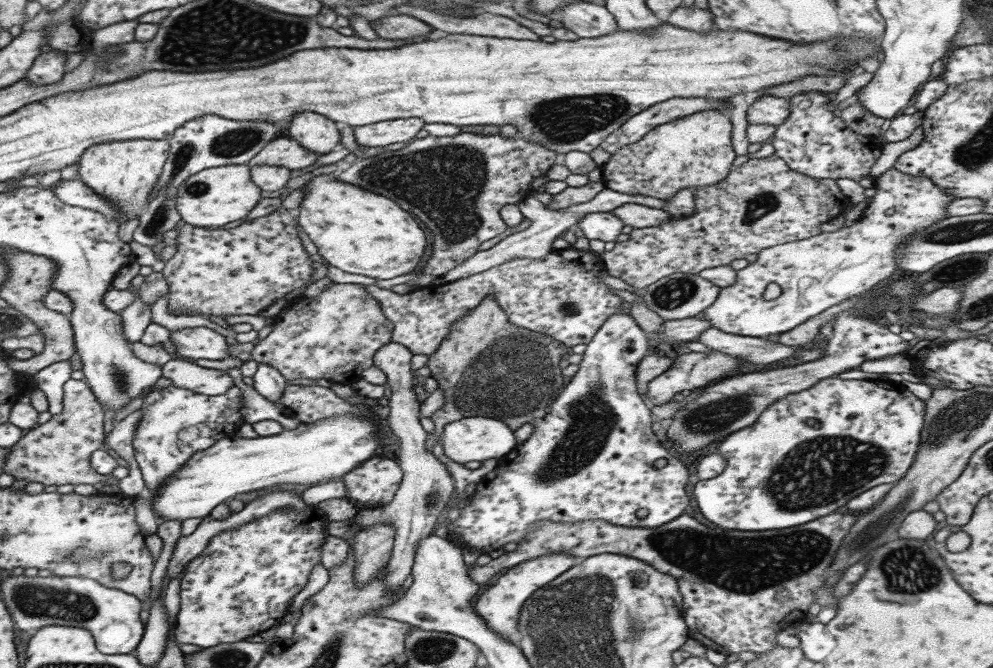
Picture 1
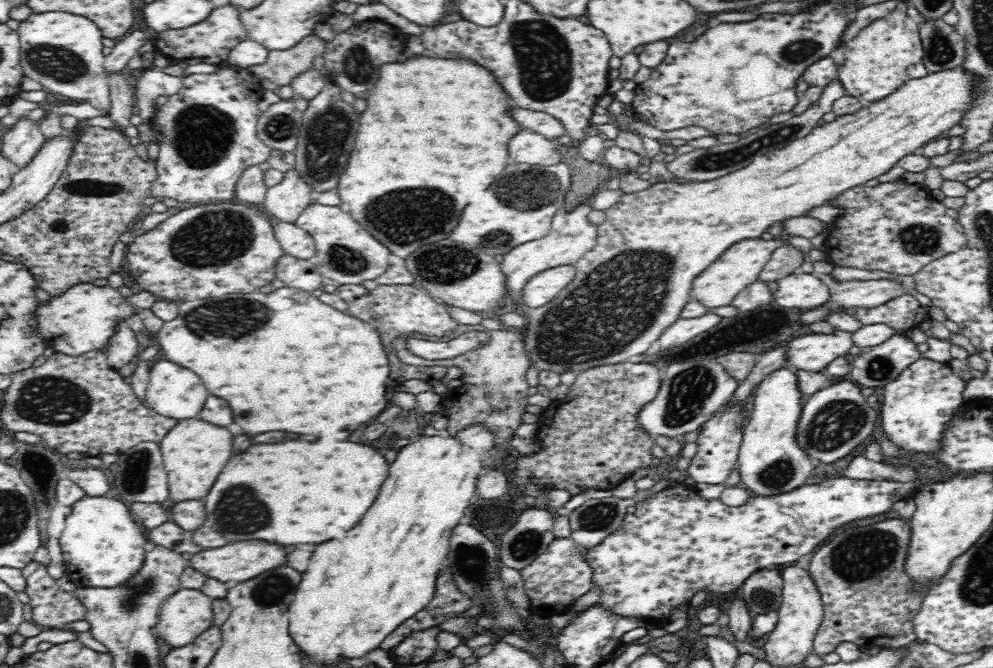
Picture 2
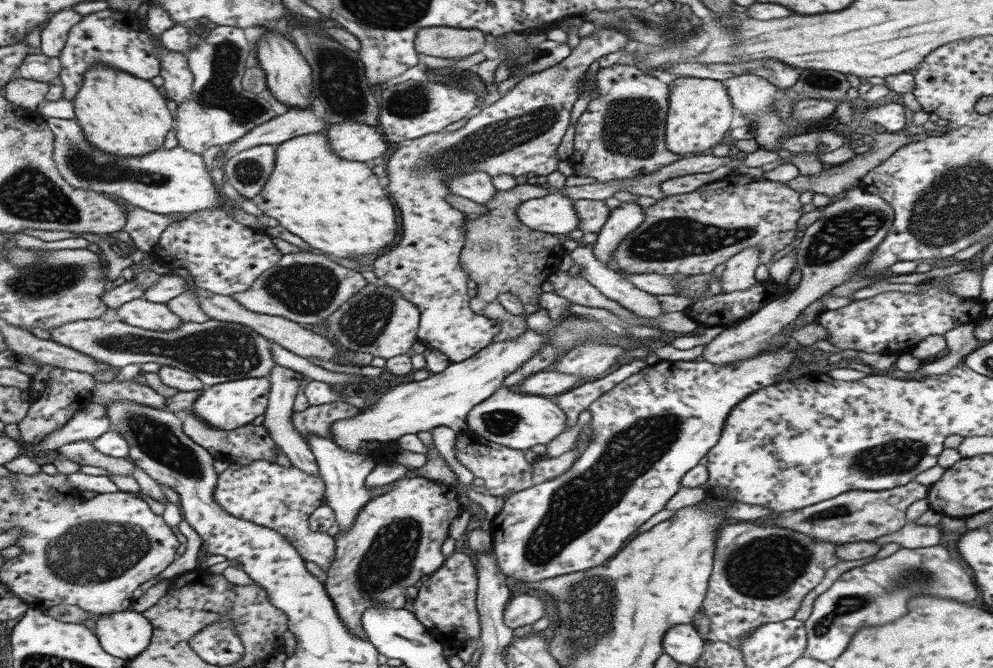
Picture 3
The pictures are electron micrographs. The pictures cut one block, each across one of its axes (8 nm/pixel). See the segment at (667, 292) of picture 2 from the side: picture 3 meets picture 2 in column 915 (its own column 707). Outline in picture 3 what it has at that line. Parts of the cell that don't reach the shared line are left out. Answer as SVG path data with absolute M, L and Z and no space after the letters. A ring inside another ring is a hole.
M673 78L673 86L669 86L668 108L664 126L665 145L669 152L679 154L681 157L690 155L703 155L709 153L715 146L723 142L725 132L729 131L729 124L733 120L734 108L724 86L717 80L707 78Z

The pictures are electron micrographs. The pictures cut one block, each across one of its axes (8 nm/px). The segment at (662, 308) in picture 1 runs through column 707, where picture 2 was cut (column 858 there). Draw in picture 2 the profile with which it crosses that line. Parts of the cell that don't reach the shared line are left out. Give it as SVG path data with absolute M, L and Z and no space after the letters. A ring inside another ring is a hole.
M818 274L818 277L824 281L830 287L830 300L822 306L808 310L807 313L803 314L802 318L804 326L808 326L808 323L818 322L818 320L825 320L828 318L827 314L834 311L846 311L850 312L854 307L873 307L879 304L884 304L888 300L892 300L897 296L902 296L909 292L904 287L902 281L898 279L892 279L892 277L880 277L872 280L852 280L852 282L836 282L833 278L829 277L829 274Z

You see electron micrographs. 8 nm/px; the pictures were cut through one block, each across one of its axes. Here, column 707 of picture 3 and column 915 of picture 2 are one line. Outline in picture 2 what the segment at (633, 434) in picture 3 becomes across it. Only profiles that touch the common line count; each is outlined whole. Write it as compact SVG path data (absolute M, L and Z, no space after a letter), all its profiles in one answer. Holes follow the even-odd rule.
M922 358L908 366L894 382L884 386L882 400L882 418L880 423L885 433L892 442L895 442L901 449L914 454L936 454L939 449L939 442L943 439L943 428L951 419L953 412L962 405L966 384L949 366L948 363L937 362Z

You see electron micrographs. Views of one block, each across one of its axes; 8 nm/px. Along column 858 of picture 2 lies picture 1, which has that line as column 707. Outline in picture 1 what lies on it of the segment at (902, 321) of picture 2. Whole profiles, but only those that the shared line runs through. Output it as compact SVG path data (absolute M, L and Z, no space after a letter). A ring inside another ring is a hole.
M893 167L885 170L882 175L875 177L873 186L875 188L875 195L870 198L869 204L866 206L864 212L861 213L861 216L855 223L848 227L841 227L834 232L821 232L818 235L811 236L806 239L784 242L783 244L770 246L769 248L760 250L756 260L745 266L745 268L736 271L733 284L731 286L726 286L724 289L719 289L717 298L707 308L705 308L705 310L702 310L698 317L704 319L705 321L709 321L709 323L711 323L711 327L717 328L717 330L721 330L721 332L725 332L725 334L753 336L759 338L766 338L770 335L777 336L785 333L786 331L791 331L805 320L812 318L813 315L817 313L823 312L823 310L828 309L830 306L839 304L845 299L856 297L857 295L864 293L866 290L869 290L869 288L873 288L875 284L879 284L879 282L883 282L883 280L891 278L891 276L893 276L893 272L895 272L898 268L898 262L894 259L896 258L896 248L904 246L904 242L906 242L908 234L913 234L918 230L923 230L926 226L931 226L932 224L943 220L946 217L946 206L952 201L953 198L951 194L947 194L933 181L930 181L930 178L913 177L910 176L910 174L900 173ZM769 282L775 282L775 284L781 288L780 295L775 299L764 301L761 298L761 294L763 294L763 290L765 290L765 286L767 286Z

